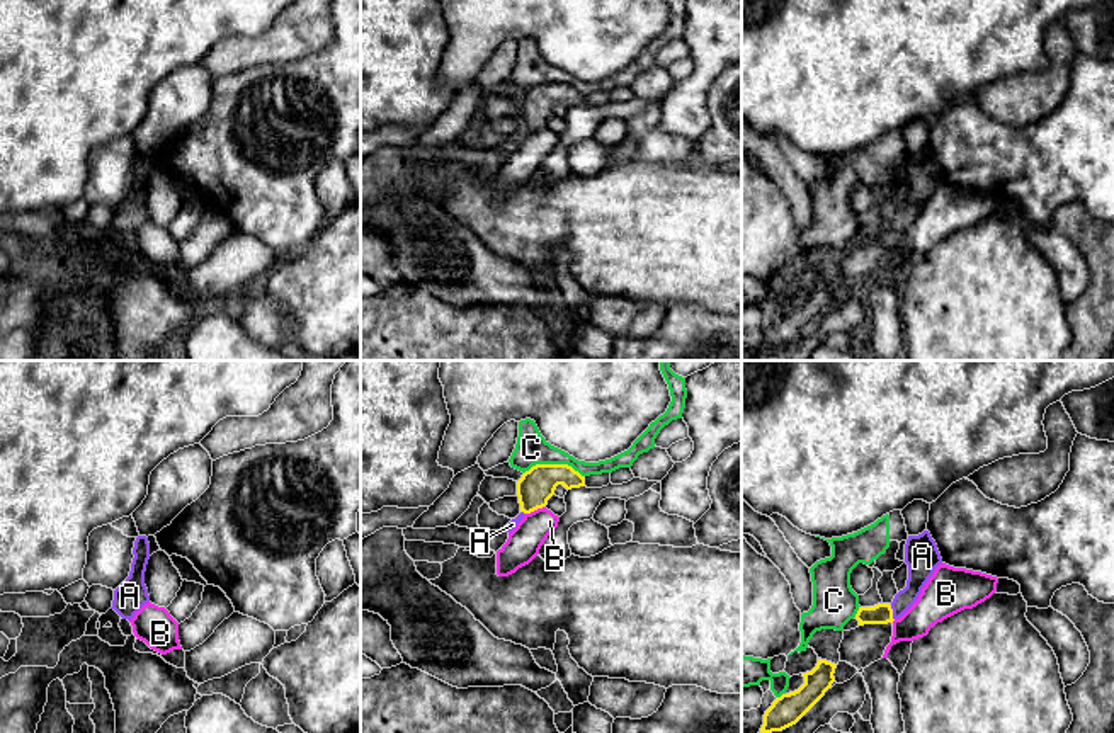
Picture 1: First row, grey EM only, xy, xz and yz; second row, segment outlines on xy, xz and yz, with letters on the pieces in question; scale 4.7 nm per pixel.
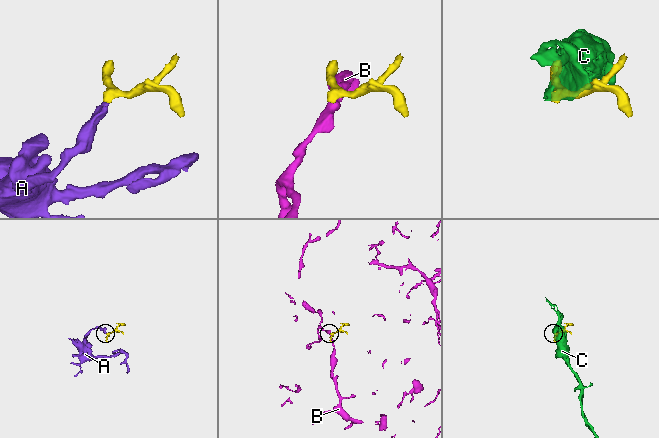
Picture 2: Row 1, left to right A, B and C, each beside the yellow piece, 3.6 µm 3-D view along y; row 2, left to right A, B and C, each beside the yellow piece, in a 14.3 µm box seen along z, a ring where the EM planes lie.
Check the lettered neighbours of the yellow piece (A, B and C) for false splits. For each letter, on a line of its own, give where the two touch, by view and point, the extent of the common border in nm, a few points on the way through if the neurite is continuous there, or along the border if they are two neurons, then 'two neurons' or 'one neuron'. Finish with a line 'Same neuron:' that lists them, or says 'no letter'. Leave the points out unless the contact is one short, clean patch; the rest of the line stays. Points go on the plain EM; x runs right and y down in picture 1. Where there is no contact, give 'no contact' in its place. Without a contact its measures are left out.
A: yz (892, 232) | 70 nm | across yz (880, 233), (892, 232), (914, 208), (920, 187) | one neuron
B: xz (534, 128) | 100 nm | along xz (545, 125), (526, 133) | two neurons
C: xz (555, 84) | 280 nm | two neurons
Same neuron: A

